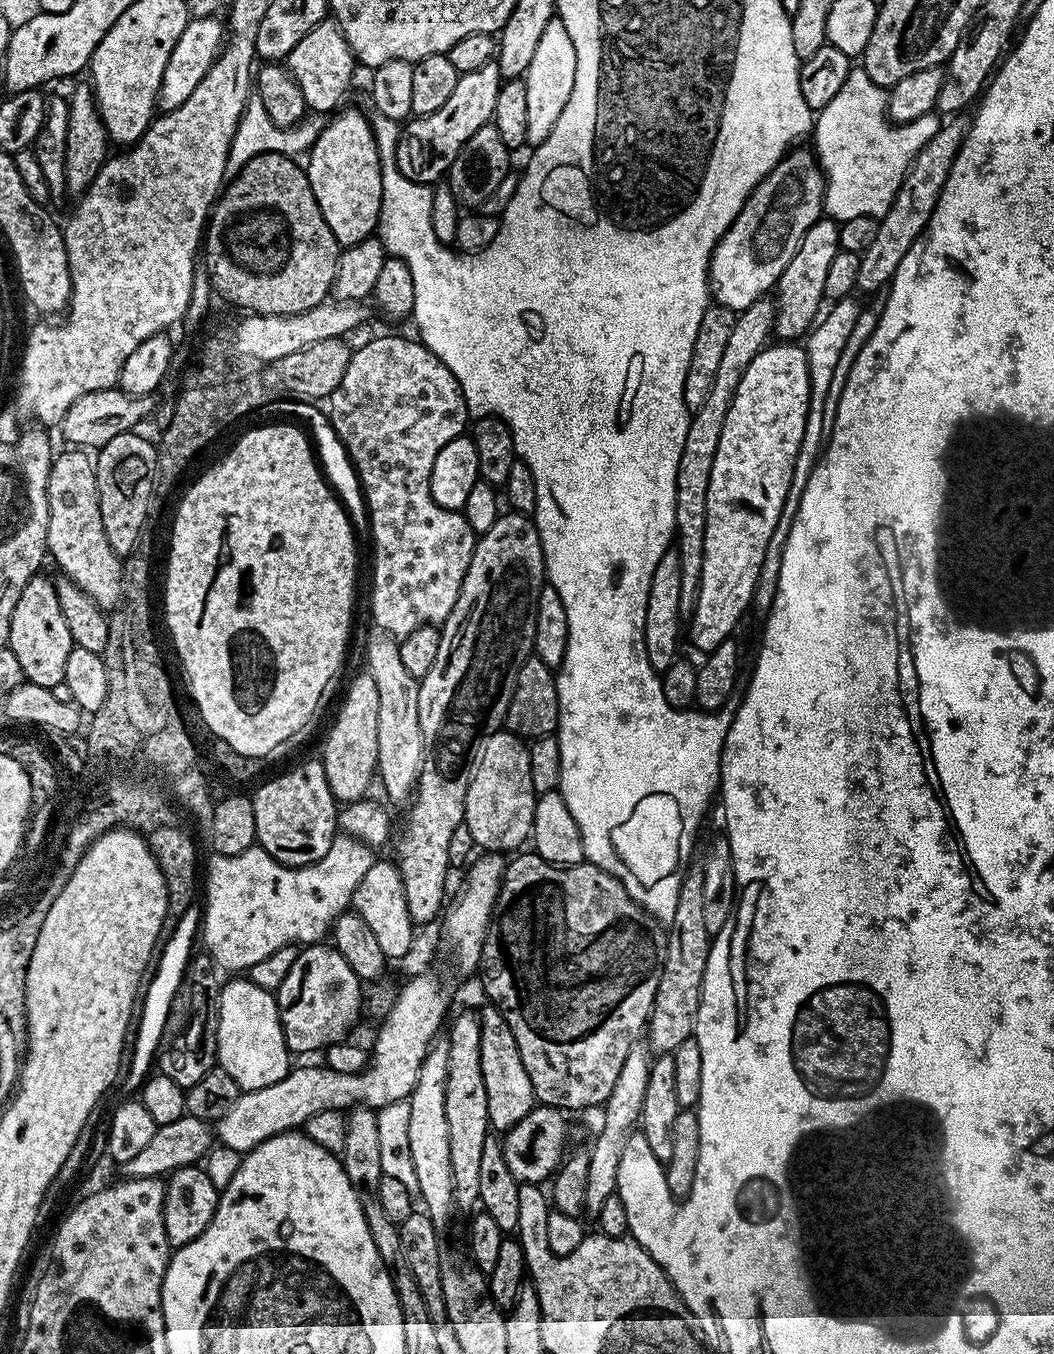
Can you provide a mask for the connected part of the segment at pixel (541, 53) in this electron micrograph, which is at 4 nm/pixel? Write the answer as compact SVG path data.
M554 18L547 24L530 66L522 77L526 82L526 138L529 145L541 144L550 138L550 130L554 130L562 110L566 110L566 102L570 102L570 90L574 90L574 70L578 70L574 42L570 42L570 33L564 23Z

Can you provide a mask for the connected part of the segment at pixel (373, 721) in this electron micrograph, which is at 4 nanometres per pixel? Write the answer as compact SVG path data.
M371 674L356 676L344 701L340 704L340 713L324 740L322 763L326 770L326 782L332 796L341 805L347 806L369 795L368 787L374 784L378 762L378 686L374 686Z

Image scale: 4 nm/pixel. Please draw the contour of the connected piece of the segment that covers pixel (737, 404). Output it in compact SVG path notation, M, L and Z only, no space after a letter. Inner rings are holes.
M769 343L756 355L754 362L746 366L746 374L742 374L742 382L738 382L734 402L730 402L730 410L726 414L726 426L722 426L718 454L714 454L714 470L710 470L710 490L706 490L706 538L700 589L692 619L686 628L687 639L688 636L692 639L693 646L700 654L712 652L723 640L733 635L736 623L743 618L756 592L756 583L760 580L760 571L768 556L768 543L780 524L784 504L789 503L788 491L797 471L798 446L802 446L809 406L810 370L804 349L799 343Z

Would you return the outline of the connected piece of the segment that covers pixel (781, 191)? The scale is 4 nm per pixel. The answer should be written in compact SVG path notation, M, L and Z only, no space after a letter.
M804 146L793 147L788 155L776 163L774 170L770 170L770 174L766 174L766 178L758 182L750 198L746 198L738 218L734 218L734 222L712 252L708 263L711 295L715 303L729 308L734 313L739 314L742 310L746 310L746 306L765 299L775 289L782 270L786 270L786 262L794 258L794 250L798 250L806 230L810 230L810 226L814 226L814 222L821 219L824 212L825 173L815 155L809 149L807 152L800 147Z

